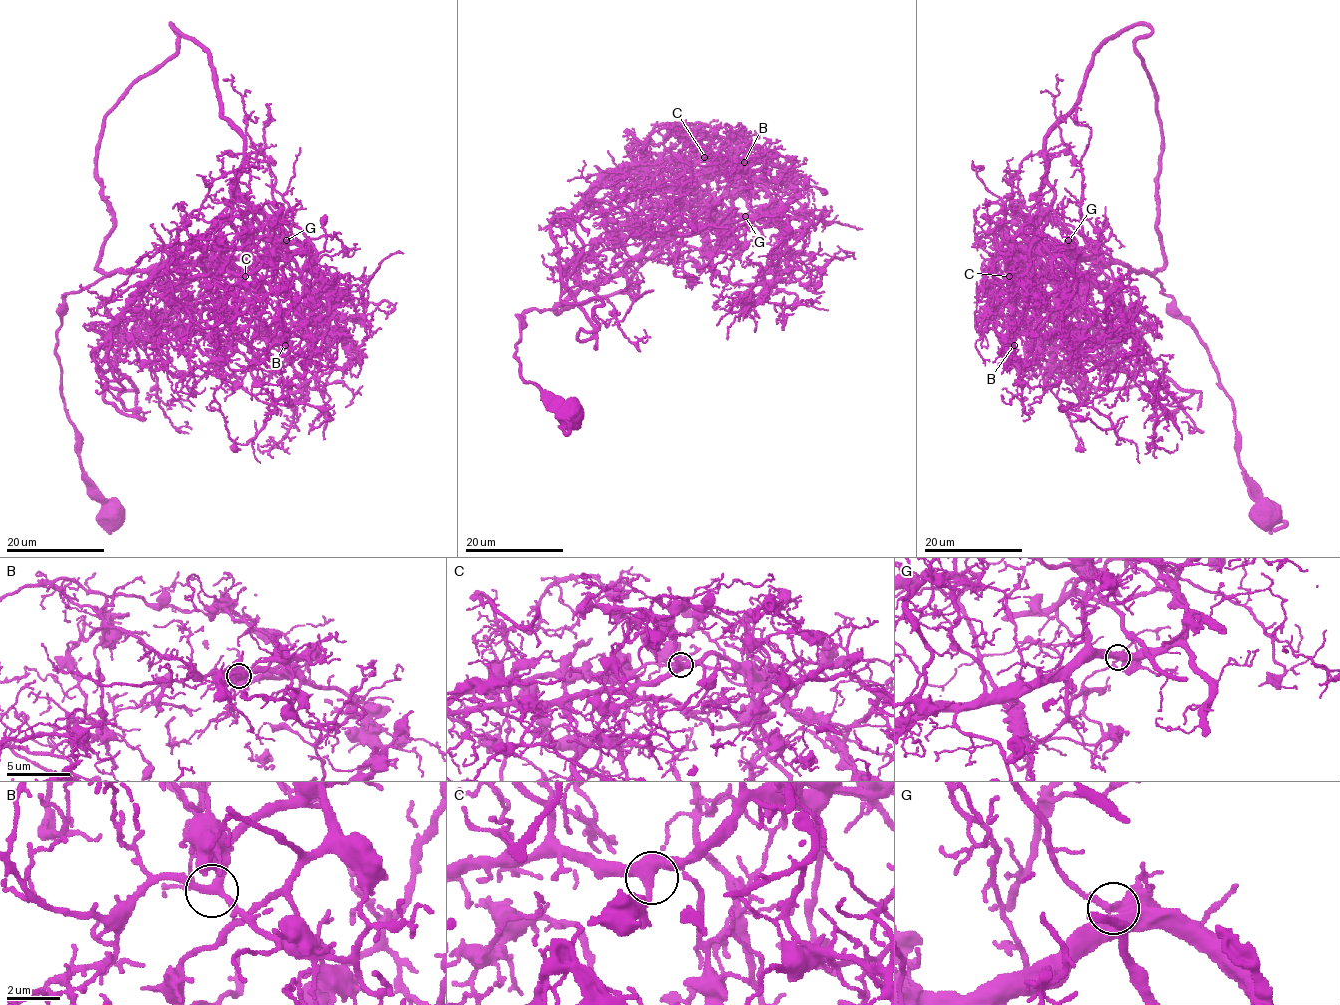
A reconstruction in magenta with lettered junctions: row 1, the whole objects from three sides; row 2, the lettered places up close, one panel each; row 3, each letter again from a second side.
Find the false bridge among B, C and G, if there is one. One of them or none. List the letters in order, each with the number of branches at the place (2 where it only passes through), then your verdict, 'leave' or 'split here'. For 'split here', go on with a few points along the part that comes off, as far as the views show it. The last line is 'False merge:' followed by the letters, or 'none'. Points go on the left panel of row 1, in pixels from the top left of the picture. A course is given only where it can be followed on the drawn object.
B: branches 3; leave
C: branches 3; leave
G: branches 3; split here; course (286, 241), (265, 203), (252, 247), (181, 253), (113, 325), (123, 389), (104, 399), (150, 411)
False merge: G

